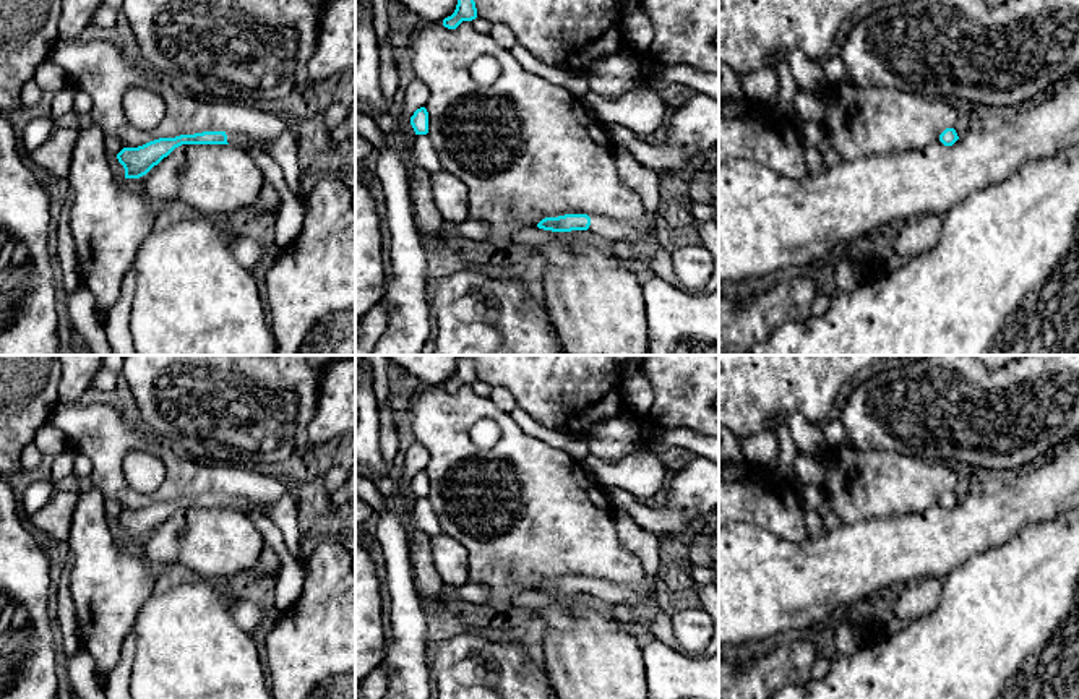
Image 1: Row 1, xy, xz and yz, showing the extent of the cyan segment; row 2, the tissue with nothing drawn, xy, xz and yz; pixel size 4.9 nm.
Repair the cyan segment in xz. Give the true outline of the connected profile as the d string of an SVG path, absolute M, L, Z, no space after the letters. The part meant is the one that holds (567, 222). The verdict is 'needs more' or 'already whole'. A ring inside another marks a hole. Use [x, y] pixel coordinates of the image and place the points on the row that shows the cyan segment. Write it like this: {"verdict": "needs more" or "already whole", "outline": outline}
{"verdict": "needs more", "outline": "M615 151L615 164L620 180L636 191L643 201L646 217L638 222L623 222L600 216L565 214L545 217L537 227L552 232L592 230L605 240L634 242L647 234L656 237L656 216L660 204L660 172L638 162L631 152Z"}

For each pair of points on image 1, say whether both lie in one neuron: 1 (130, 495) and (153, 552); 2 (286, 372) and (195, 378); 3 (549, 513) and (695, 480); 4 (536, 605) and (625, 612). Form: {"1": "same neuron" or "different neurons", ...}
{"1": "different neurons", "2": "same neuron", "3": "different neurons", "4": "same neuron"}

